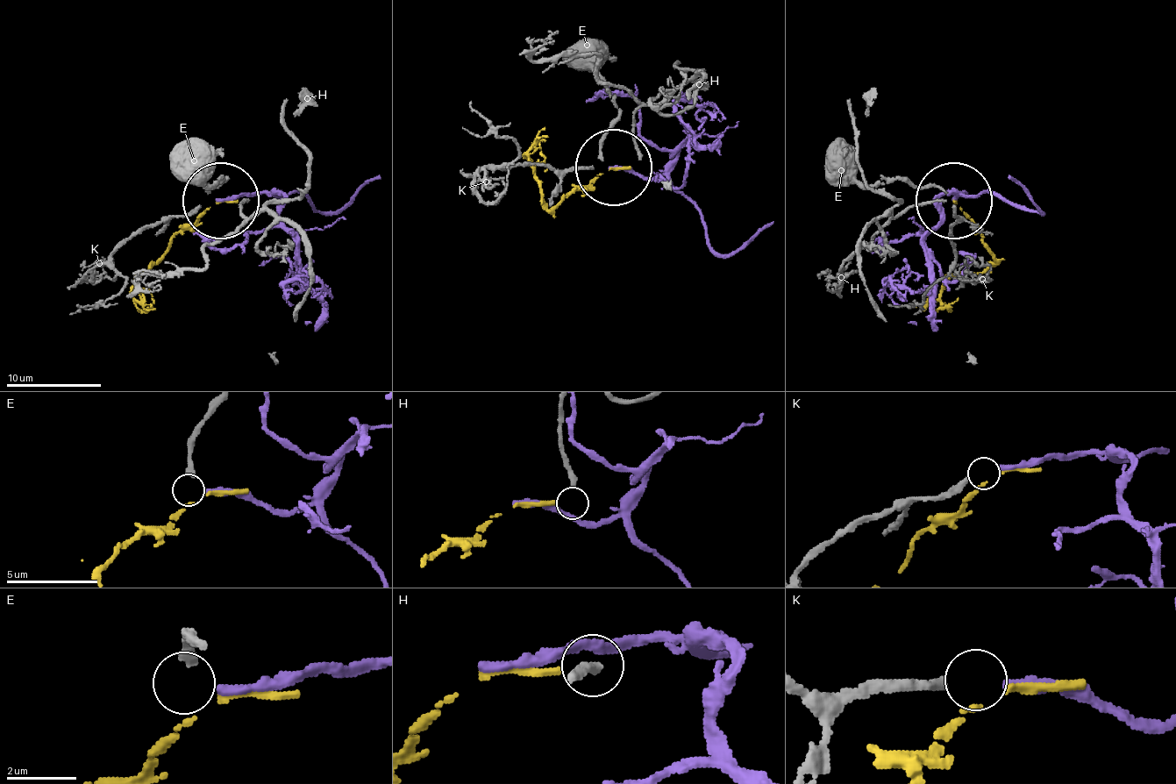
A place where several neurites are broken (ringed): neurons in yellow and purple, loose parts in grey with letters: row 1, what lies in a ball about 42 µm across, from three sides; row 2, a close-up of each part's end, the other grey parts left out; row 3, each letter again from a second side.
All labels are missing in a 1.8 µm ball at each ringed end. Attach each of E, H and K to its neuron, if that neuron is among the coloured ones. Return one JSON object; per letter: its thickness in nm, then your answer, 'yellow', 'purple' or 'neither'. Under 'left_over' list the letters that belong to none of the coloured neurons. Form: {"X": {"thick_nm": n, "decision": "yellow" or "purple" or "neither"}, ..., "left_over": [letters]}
{"E": {"thick_nm": 240, "decision": "neither"}, "H": {"thick_nm": 240, "decision": "yellow"}, "K": {"thick_nm": 300, "decision": "purple"}, "left_over": ["E"]}

